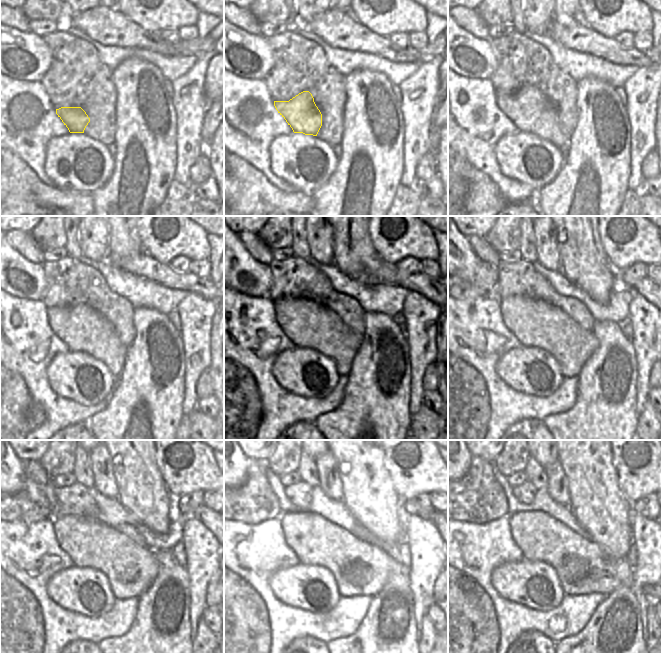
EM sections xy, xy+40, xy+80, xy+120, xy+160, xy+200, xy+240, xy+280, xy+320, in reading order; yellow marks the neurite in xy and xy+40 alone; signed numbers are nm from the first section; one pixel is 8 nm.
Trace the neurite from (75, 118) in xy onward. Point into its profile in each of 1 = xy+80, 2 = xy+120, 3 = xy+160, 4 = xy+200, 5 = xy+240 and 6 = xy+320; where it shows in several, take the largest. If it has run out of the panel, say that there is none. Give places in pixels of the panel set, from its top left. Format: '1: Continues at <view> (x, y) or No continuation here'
1: Continues at xy+80 (530, 110)
2: Continues at xy+120 (82, 329)
3: Continues at xy+160 (308, 324)
4: Continues at xy+200 (535, 323)
5: Continues at xy+240 (131, 569)
6: Continues at xy+320 (582, 567)

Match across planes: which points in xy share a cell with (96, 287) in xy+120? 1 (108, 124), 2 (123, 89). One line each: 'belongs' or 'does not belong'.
1: belongs
2: does not belong

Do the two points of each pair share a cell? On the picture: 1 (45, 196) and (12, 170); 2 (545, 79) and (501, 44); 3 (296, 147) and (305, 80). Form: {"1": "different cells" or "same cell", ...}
{"1": "same cell", "2": "same cell", "3": "different cells"}

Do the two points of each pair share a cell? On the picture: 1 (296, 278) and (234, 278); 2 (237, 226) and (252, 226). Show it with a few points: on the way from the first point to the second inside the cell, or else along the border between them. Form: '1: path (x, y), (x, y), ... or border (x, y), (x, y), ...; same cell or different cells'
1: border (267, 265), (271, 274), (271, 289), (268, 295); different cells
2: path (241, 226), (248, 226); same cell

